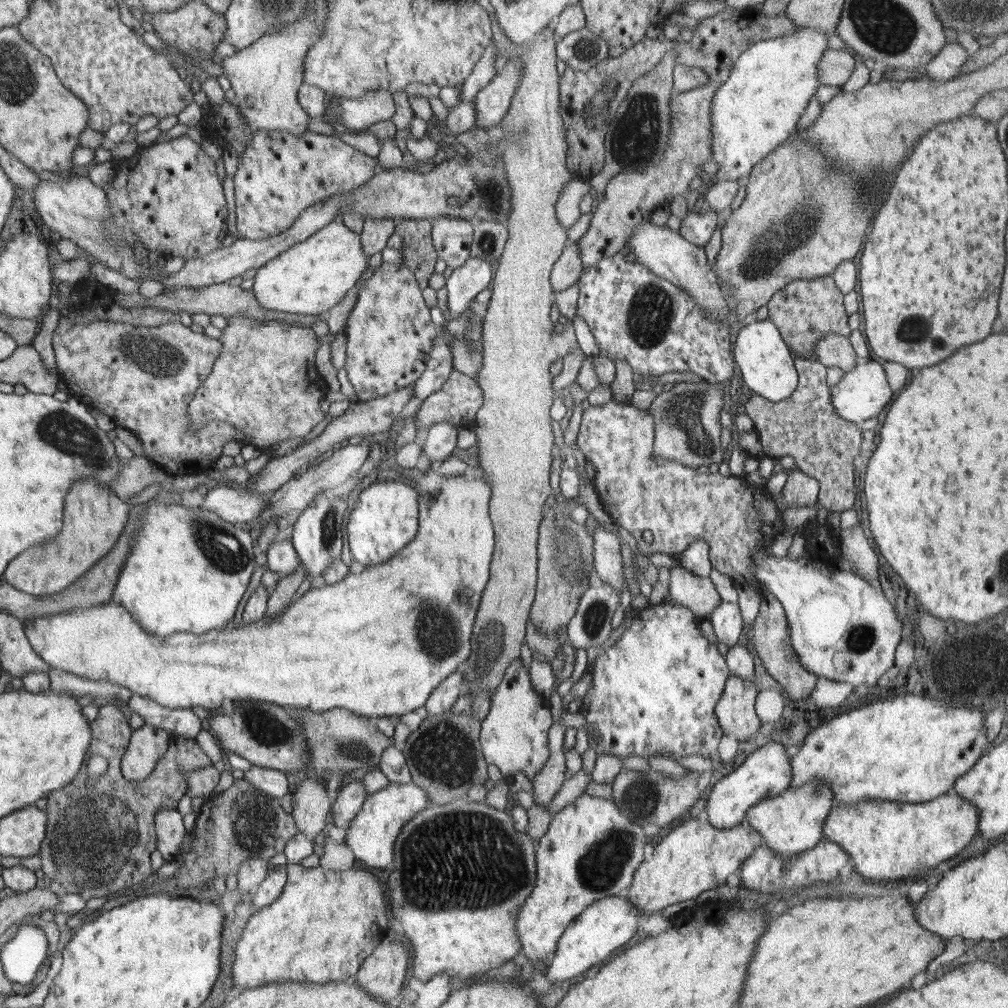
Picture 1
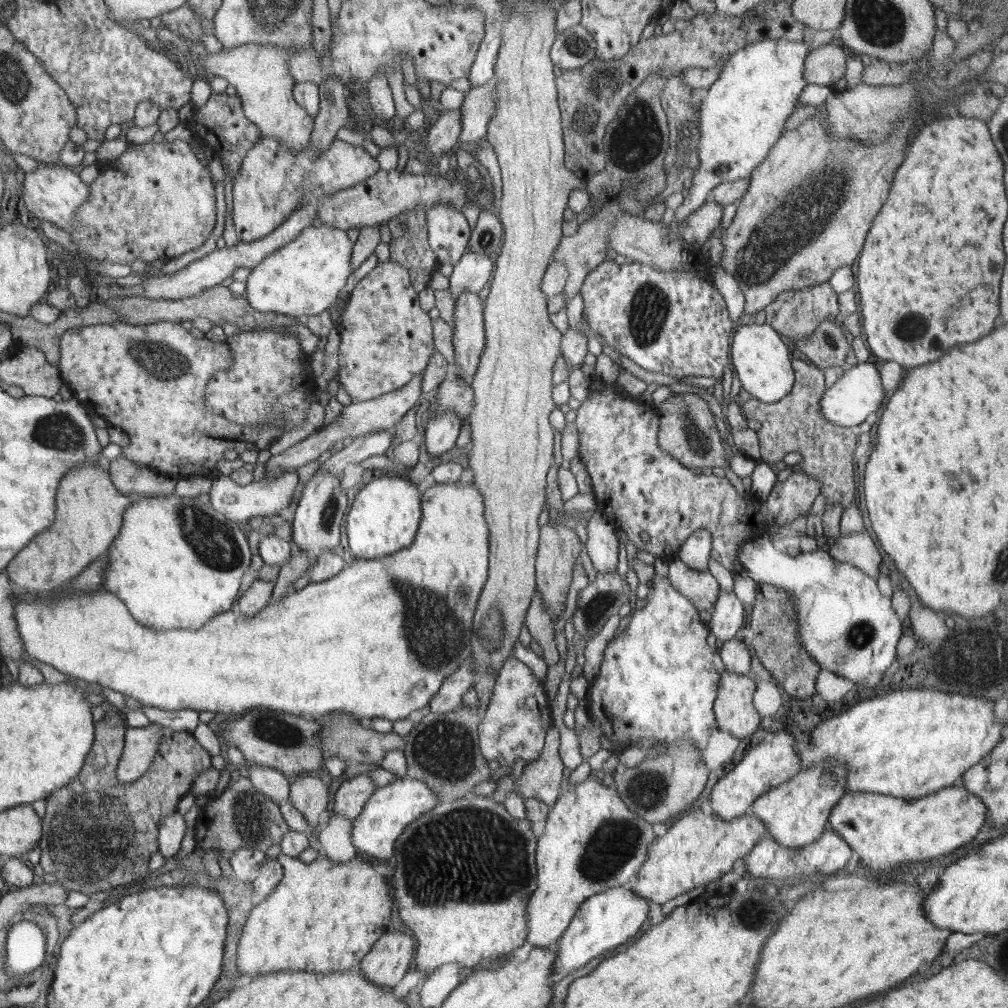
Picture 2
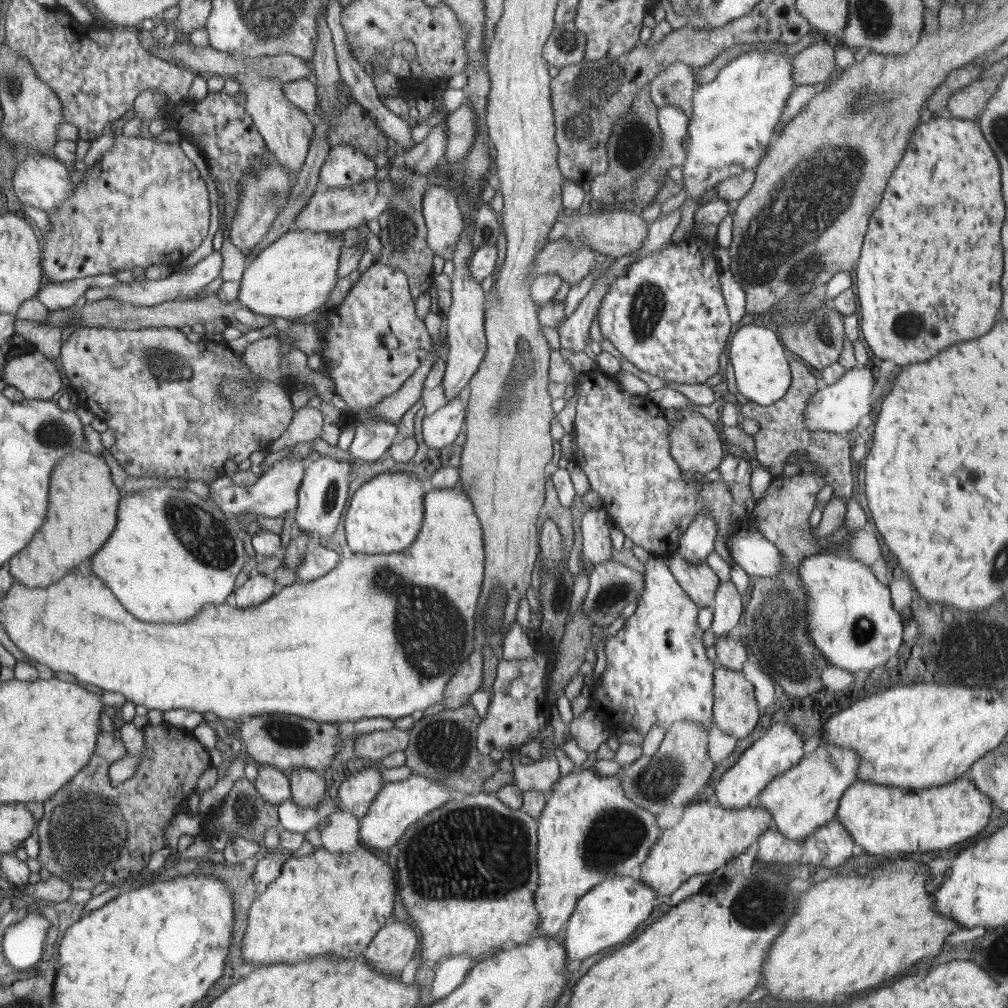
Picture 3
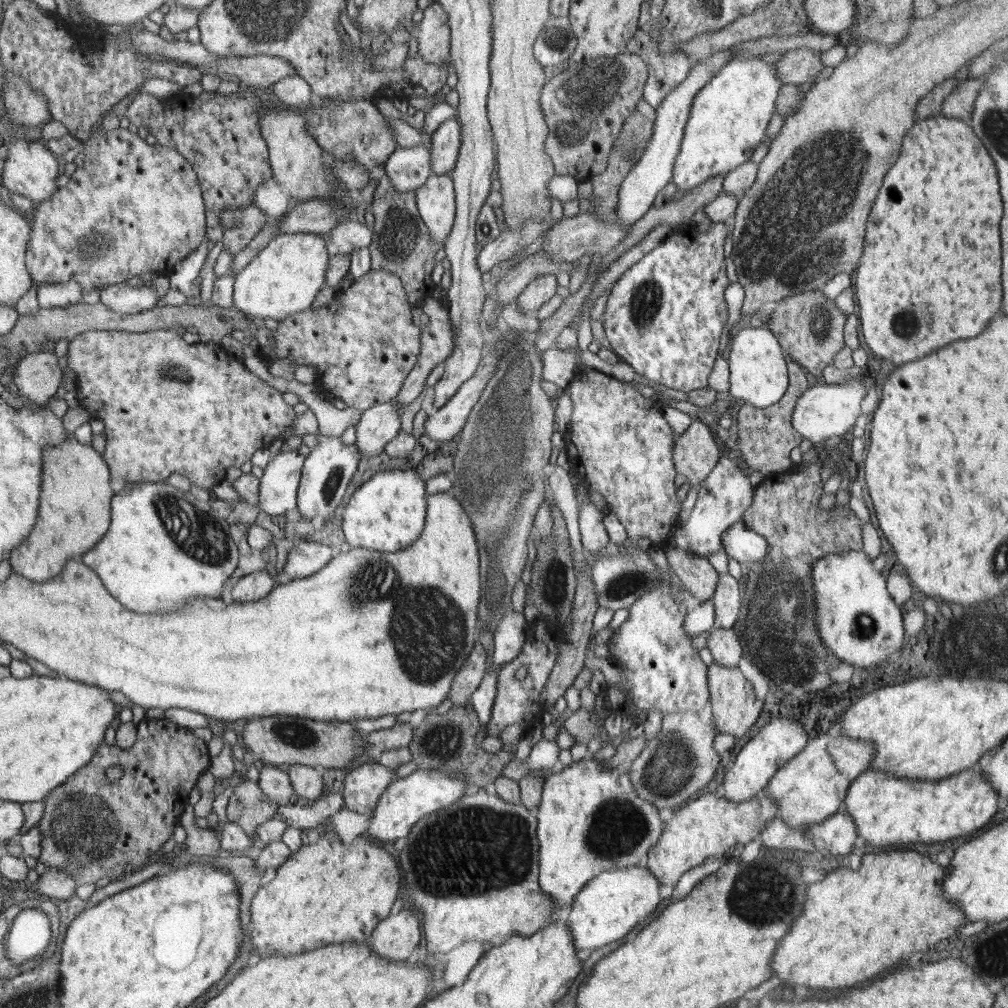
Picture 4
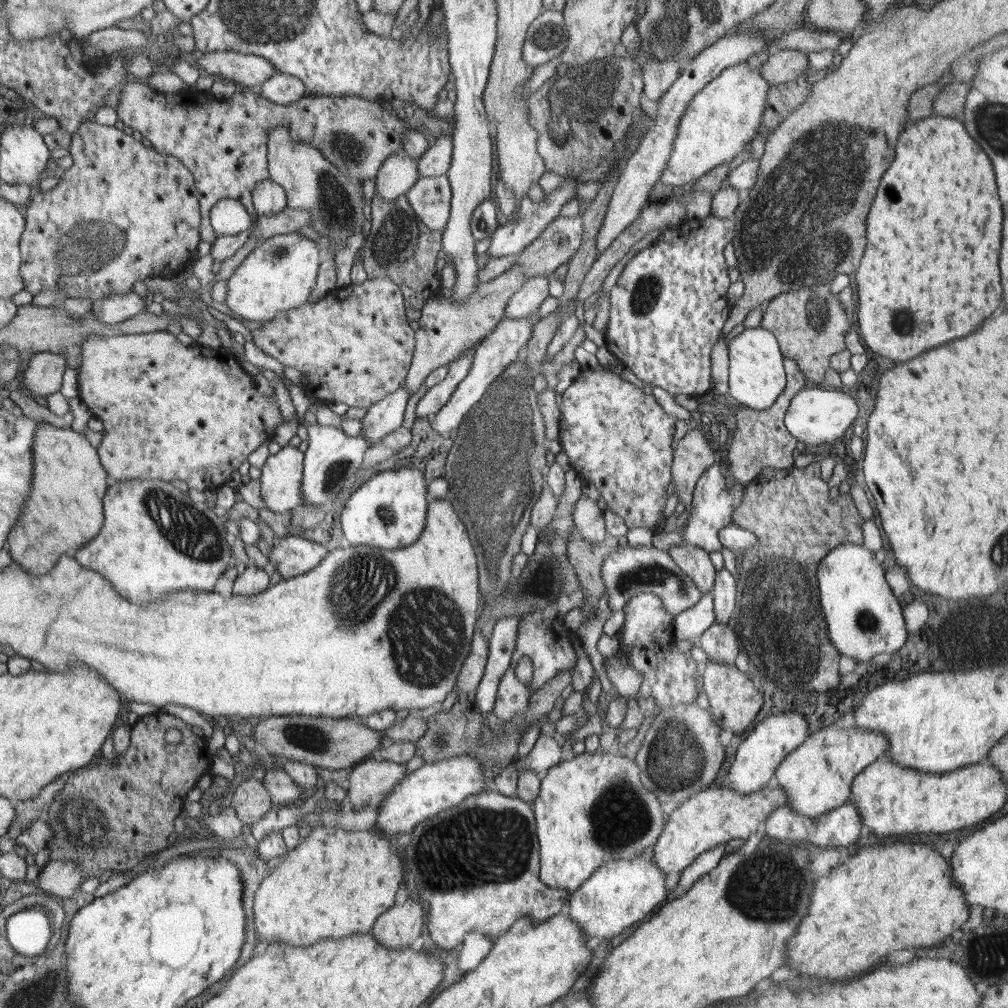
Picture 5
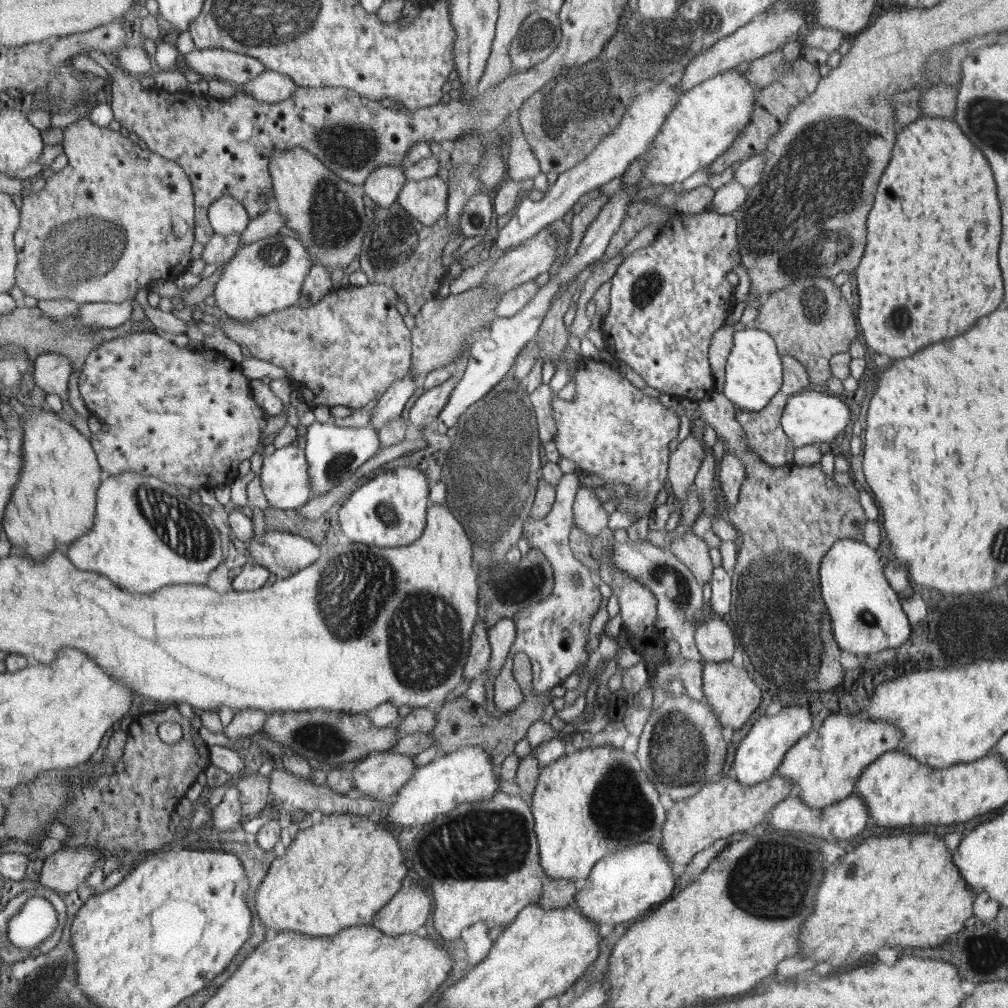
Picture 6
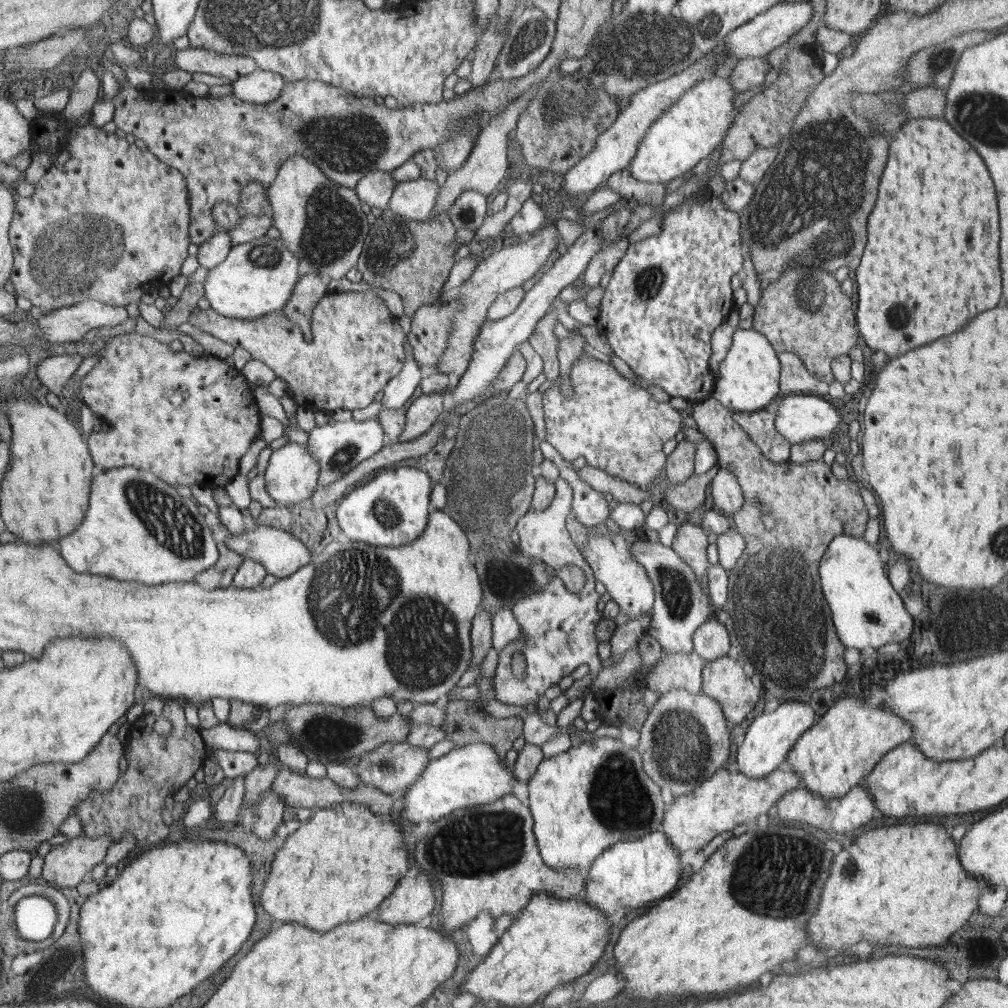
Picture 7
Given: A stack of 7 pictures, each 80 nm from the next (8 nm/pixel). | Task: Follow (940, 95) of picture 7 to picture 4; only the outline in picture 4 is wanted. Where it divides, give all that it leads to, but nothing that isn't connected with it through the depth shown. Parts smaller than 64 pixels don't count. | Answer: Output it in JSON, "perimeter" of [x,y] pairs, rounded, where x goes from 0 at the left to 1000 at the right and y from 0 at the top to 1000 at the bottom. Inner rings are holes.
{"perimeter":[[[960,77],[949,83],[936,101],[936,114],[946,118],[961,117],[967,105],[968,96],[975,88],[977,79],[975,77]]]}

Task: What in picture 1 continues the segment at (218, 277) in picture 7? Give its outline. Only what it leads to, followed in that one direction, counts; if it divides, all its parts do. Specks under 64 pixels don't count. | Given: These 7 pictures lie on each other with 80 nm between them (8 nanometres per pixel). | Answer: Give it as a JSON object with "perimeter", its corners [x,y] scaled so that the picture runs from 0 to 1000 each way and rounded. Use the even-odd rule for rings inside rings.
{"perimeter":[[[338,218],[329,220],[310,232],[304,239],[292,242],[271,258],[264,259],[254,270],[250,290],[256,300],[266,308],[289,310],[290,312],[323,312],[327,306],[341,298],[345,288],[350,286],[365,264],[366,254],[359,248],[357,232],[349,230]]]}

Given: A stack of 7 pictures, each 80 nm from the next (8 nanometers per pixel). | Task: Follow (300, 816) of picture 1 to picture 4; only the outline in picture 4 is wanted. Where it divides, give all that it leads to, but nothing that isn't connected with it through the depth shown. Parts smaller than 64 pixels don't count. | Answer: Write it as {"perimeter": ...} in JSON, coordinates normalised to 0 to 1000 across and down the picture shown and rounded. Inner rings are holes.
{"perimeter":[[[298,758],[285,760],[283,763],[285,764],[292,786],[296,790],[306,792],[311,797],[322,787],[319,763]]]}

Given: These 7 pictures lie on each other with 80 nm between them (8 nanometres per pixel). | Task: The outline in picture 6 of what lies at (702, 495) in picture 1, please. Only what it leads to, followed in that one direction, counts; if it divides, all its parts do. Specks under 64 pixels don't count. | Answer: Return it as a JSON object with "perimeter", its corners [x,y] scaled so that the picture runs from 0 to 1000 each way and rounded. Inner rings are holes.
{"perimeter":[[[586,355],[575,357],[570,369],[570,397],[561,397],[549,391],[549,414],[553,430],[549,435],[558,453],[572,460],[573,466],[592,470],[599,476],[599,485],[611,498],[610,506],[626,508],[630,514],[639,514],[649,507],[651,494],[657,486],[659,476],[663,472],[664,454],[663,440],[672,435],[675,427],[675,416],[669,408],[656,401],[655,396],[643,393],[627,382],[620,372],[606,365],[600,358]],[[611,481],[619,481],[628,488],[626,493],[614,495],[609,489]]]}

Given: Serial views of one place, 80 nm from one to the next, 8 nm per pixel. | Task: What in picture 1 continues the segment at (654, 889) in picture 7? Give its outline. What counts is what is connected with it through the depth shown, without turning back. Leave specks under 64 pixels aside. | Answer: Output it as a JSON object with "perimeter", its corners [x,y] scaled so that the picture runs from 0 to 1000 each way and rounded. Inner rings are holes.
{"perimeter":[[[604,889],[588,895],[572,912],[562,920],[556,930],[550,948],[542,960],[542,970],[549,978],[566,970],[576,971],[577,966],[589,956],[601,954],[611,940],[619,938],[627,931],[633,921],[636,905],[619,890]]]}

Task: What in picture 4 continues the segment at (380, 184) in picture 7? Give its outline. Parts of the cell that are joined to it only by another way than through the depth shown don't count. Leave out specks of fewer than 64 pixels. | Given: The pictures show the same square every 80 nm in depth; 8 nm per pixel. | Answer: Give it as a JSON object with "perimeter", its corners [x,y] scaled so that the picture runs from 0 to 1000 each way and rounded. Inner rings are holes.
{"perimeter":[[[421,137],[409,147],[393,147],[382,161],[383,173],[394,189],[417,187],[428,174],[428,141]]]}

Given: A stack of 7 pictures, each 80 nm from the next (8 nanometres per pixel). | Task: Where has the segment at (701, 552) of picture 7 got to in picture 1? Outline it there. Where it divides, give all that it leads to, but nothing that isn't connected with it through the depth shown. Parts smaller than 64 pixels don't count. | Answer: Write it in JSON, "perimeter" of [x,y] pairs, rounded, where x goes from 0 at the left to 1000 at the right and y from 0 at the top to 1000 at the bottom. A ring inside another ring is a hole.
{"perimeter":[[[675,560],[664,567],[664,591],[693,613],[701,612],[715,598],[703,571],[690,571]]]}

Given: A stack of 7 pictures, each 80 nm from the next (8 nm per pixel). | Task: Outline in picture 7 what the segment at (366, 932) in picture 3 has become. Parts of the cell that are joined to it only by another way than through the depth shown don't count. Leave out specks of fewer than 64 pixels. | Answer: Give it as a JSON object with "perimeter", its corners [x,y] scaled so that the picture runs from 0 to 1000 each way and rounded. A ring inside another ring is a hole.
{"perimeter":[[[338,796],[317,803],[307,814],[298,817],[284,833],[269,857],[269,866],[258,885],[258,897],[276,918],[295,915],[313,925],[327,925],[339,915],[361,911],[391,885],[405,859],[405,843],[397,820],[383,811],[376,811],[364,800]]]}

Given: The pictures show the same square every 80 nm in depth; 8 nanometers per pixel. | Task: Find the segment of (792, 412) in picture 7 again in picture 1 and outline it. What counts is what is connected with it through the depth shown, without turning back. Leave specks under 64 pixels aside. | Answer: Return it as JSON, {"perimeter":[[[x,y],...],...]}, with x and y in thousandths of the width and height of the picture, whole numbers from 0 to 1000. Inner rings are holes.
{"perimeter":[[[852,358],[845,367],[838,368],[835,377],[829,383],[824,384],[825,401],[828,408],[837,417],[854,422],[861,415],[871,413],[877,403],[885,397],[885,385],[879,376],[879,369],[875,361],[870,358]]]}

